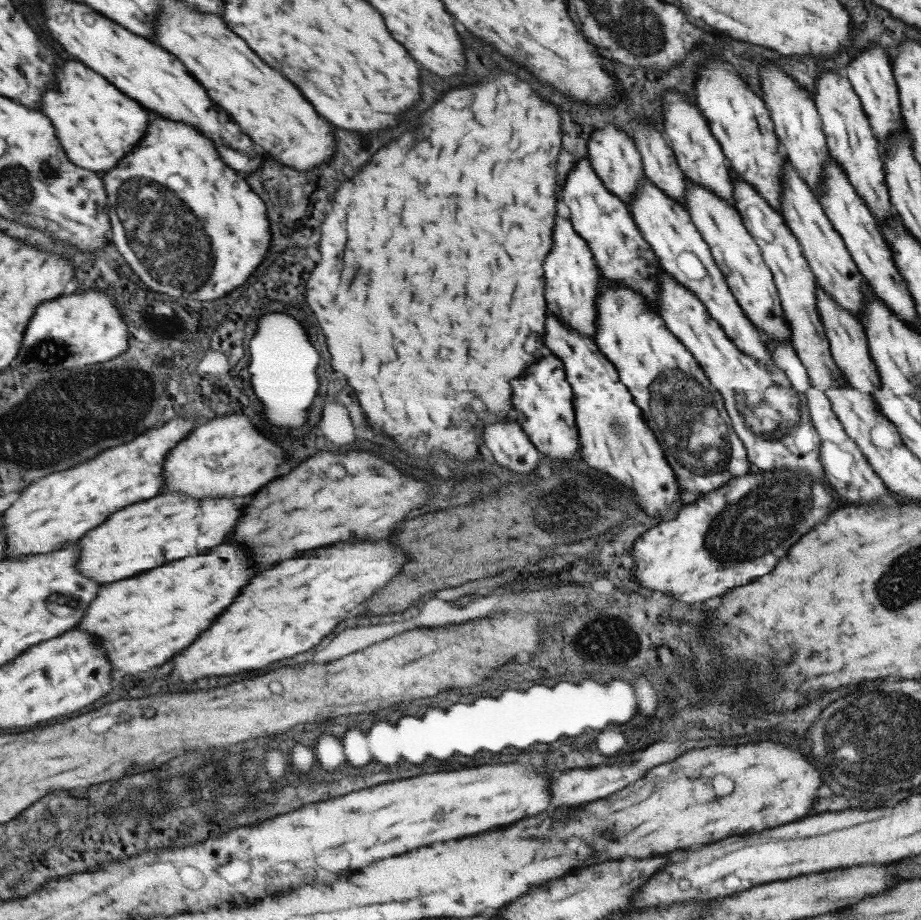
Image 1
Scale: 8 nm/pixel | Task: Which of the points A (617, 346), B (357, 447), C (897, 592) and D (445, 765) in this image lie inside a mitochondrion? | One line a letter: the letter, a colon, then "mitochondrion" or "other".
A: other
B: other
C: mitochondrion
D: other

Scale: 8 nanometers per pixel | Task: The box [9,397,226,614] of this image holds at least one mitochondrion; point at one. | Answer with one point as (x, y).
(33, 458)

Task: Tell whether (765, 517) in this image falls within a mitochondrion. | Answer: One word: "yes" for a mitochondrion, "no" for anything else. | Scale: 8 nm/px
yes

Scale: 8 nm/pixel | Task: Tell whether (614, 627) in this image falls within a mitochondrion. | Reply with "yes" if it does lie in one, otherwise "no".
yes

